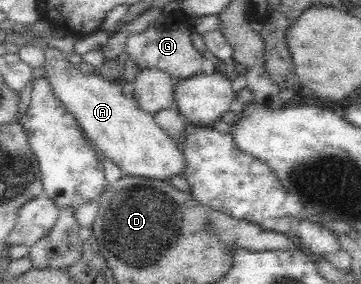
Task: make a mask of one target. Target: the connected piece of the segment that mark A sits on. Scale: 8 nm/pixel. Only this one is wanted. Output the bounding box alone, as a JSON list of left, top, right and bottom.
[37,48,185,180]

